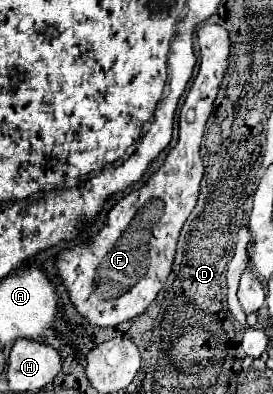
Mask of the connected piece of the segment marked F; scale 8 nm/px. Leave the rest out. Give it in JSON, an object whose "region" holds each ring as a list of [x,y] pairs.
{"region":[[[203,24],[197,32],[199,36],[199,46],[201,46],[201,66],[199,74],[193,80],[193,86],[185,98],[185,104],[181,106],[181,116],[179,116],[179,140],[175,148],[167,154],[165,164],[151,174],[151,178],[137,190],[131,190],[125,194],[121,200],[111,206],[107,212],[107,220],[103,228],[93,236],[89,236],[85,242],[79,242],[71,248],[61,250],[55,256],[55,272],[68,291],[69,298],[77,312],[95,326],[117,326],[125,320],[131,320],[139,316],[159,294],[159,290],[165,286],[167,276],[171,274],[171,264],[175,258],[175,246],[179,232],[191,214],[191,210],[197,204],[197,194],[199,194],[199,182],[203,178],[203,164],[201,164],[201,140],[203,140],[203,130],[205,122],[211,116],[213,110],[213,100],[217,96],[219,84],[223,80],[223,74],[227,70],[227,58],[229,58],[229,36],[227,30],[219,24]]]}

